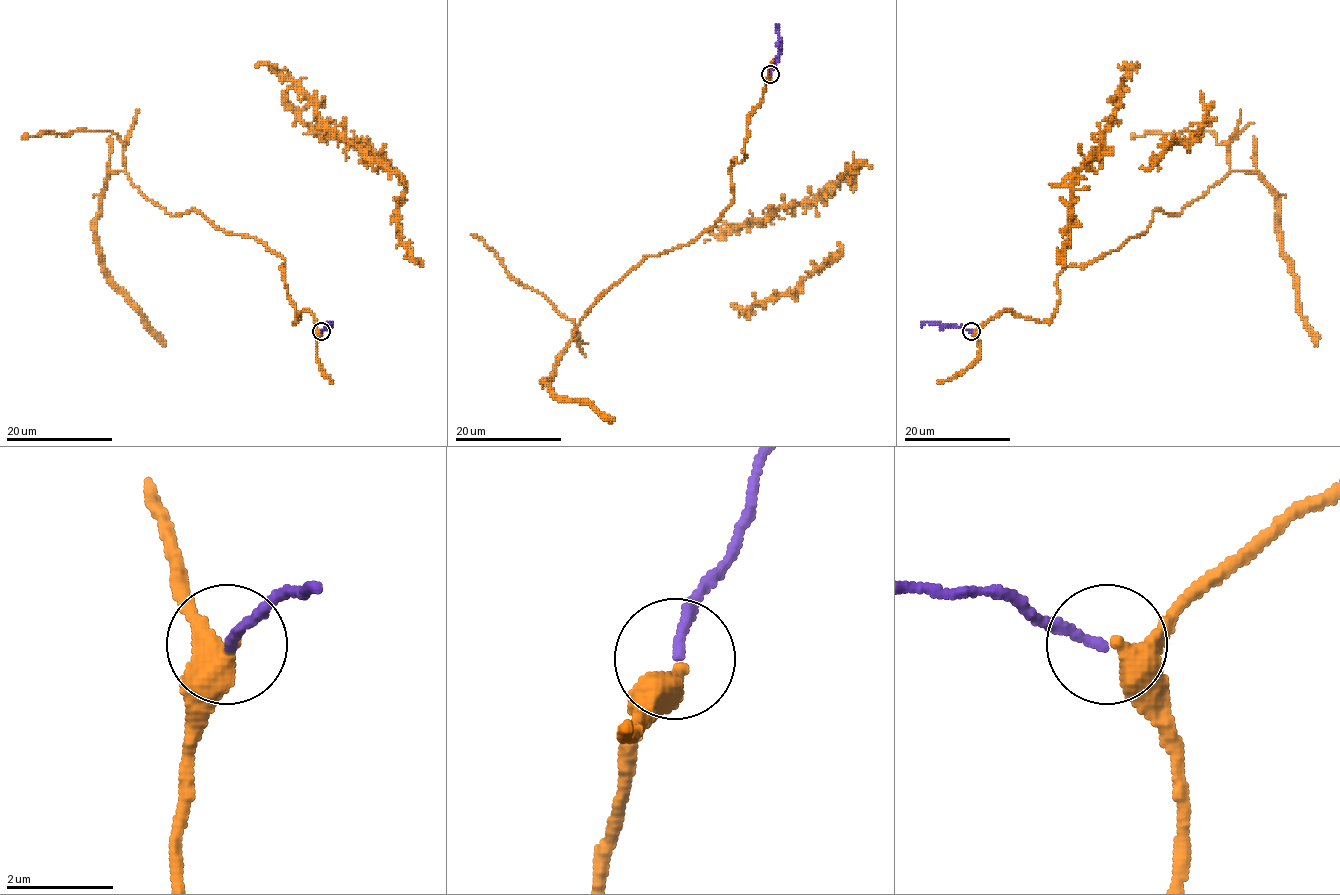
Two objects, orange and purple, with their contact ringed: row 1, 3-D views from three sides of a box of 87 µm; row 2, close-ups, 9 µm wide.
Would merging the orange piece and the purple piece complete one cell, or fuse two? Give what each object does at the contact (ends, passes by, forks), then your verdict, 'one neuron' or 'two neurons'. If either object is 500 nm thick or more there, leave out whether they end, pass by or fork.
orange passes by; purple ends; one neuron

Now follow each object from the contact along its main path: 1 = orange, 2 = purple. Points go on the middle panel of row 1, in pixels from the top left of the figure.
1: (770, 75), (721, 218), (617, 281), (544, 381), (613, 419)
2: (770, 74), (781, 42), (777, 24)

